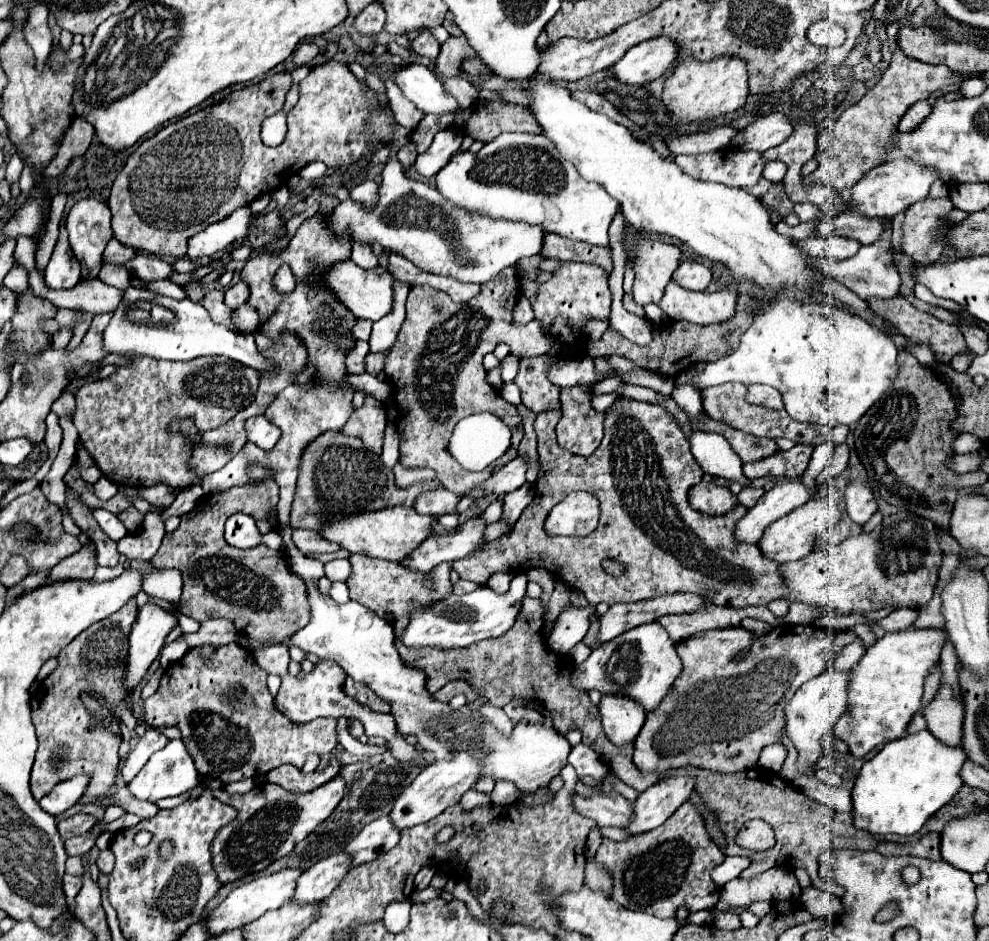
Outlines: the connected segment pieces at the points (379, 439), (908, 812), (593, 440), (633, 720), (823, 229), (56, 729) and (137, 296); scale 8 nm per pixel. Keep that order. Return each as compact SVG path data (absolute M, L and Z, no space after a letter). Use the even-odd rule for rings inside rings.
M366 397L364 405L352 413L348 423L342 427L342 433L356 435L356 429L360 425L360 439L364 445L380 453L384 443L384 429L386 429L386 409L382 401L376 401L374 397Z
M928 729L886 743L876 757L864 763L854 783L854 825L858 829L868 829L872 835L914 835L960 791L964 785L960 769L966 759L962 745L942 745L942 741L932 737Z
M576 385L562 389L562 417L556 425L560 447L576 453L590 455L604 435L604 411L592 407L592 385Z
M602 697L600 713L604 733L614 745L634 743L646 721L646 711L628 697Z
M842 213L834 219L820 219L814 227L814 233L818 237L828 235L840 235L840 237L852 237L858 239L862 245L874 243L882 235L882 219L864 219L856 217L852 213Z
M130 599L126 607L122 607L102 623L94 623L86 631L82 631L58 655L58 669L48 675L34 691L30 707L38 735L38 751L32 767L30 789L36 801L48 795L60 781L72 779L76 775L90 777L88 789L78 801L80 805L94 803L112 791L120 771L118 747L122 743L122 735L114 735L110 729L106 729L102 719L92 717L92 713L88 713L88 709L82 705L80 693L94 693L96 699L104 699L110 705L120 705L130 699L132 691L124 685L124 665L128 657L128 633L132 629L136 613L136 599Z
M102 265L100 269L100 279L102 273L106 275L106 283L116 285L124 289L124 297L118 305L118 309L112 313L112 321L104 329L104 351L114 353L114 355L144 355L152 359L170 359L170 361L190 361L202 355L220 355L220 357L230 357L232 361L238 361L242 365L248 365L252 369L268 371L272 363L264 359L254 343L254 335L244 335L244 333L234 333L226 325L218 325L208 317L208 311L190 299L176 301L146 289L136 289L132 287L130 275L124 267L116 265ZM152 305L166 307L174 313L174 319L170 323L154 323L150 317ZM134 313L140 313L140 321L134 317Z

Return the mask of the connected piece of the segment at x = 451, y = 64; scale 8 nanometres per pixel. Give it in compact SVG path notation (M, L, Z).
M464 35L460 37L450 37L442 49L440 55L436 59L436 69L442 77L452 77L458 73L460 63L464 57L476 57L476 51L472 47L468 47L468 41Z

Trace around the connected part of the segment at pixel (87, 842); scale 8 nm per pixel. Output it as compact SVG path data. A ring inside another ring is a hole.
M90 832L84 834L83 836L73 837L65 841L65 849L69 855L80 856L84 853L89 852L94 846L98 835L92 835Z

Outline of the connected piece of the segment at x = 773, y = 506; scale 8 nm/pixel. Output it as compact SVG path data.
M798 479L778 481L768 493L764 493L758 503L748 509L744 519L736 525L736 539L744 543L756 543L764 535L770 523L782 519L796 507L812 499L812 491Z

